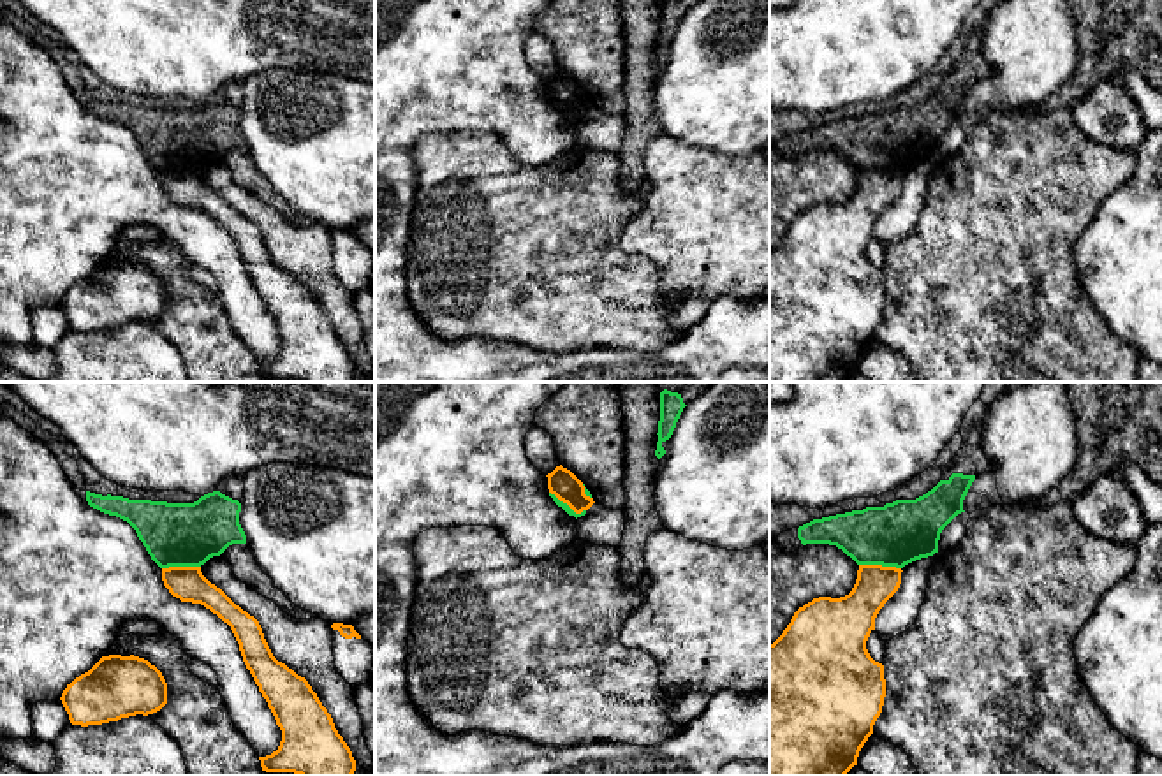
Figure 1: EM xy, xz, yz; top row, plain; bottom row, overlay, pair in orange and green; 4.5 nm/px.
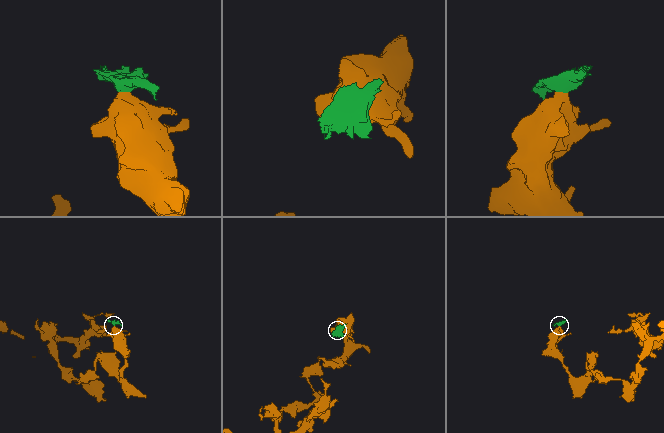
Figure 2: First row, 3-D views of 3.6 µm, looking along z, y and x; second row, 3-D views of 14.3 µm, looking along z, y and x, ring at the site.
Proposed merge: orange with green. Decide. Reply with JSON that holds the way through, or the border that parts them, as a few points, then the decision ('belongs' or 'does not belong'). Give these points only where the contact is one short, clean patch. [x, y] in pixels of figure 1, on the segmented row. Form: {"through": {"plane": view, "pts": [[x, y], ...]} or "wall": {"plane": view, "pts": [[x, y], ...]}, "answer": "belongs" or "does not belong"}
{"wall": {"plane": "yz", "pts": [[860, 563], [895, 565], [900, 569]]}, "answer": "does not belong"}

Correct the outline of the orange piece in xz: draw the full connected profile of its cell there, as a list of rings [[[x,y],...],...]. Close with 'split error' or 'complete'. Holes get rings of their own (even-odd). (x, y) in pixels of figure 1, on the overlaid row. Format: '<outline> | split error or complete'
[[[562,465],[546,477],[549,493],[567,503],[576,514],[588,510],[595,503],[593,498],[585,494],[583,482]]] | complete

